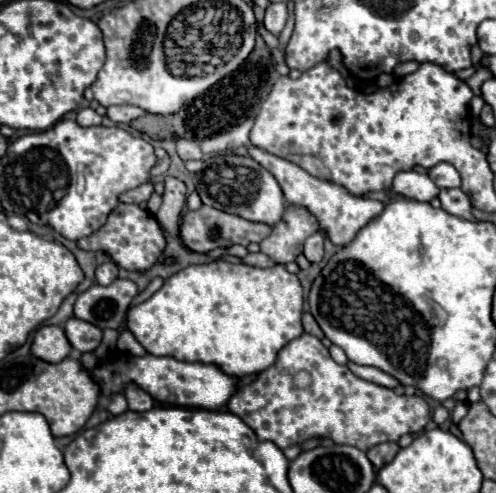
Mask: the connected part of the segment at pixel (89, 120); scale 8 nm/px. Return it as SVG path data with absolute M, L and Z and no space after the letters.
M86 108L86 110L80 110L80 112L78 112L76 122L78 122L80 126L100 126L102 124L102 116L96 114L92 108Z

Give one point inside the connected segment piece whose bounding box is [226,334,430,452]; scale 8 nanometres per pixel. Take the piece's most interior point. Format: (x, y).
(331, 402)

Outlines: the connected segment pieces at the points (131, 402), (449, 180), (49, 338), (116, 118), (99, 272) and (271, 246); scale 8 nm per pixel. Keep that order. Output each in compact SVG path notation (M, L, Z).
M132 384L132 388L128 388L126 392L126 400L128 400L128 408L134 410L134 412L146 412L146 410L152 410L154 408L154 400L150 394L146 394L144 390L136 388Z
M436 164L428 170L428 176L436 182L438 188L460 188L460 174L452 164Z
M42 326L34 334L30 352L36 358L54 364L54 362L60 362L66 356L70 356L72 346L68 344L68 340L64 336L64 330L60 326Z
M126 104L126 106L110 106L108 110L106 110L106 116L114 122L114 124L128 124L130 120L134 120L134 118L138 118L138 116L144 116L146 112L142 110L142 108L136 108L136 106L130 106L130 104Z
M104 262L96 268L96 282L100 286L108 286L118 278L118 266L114 262Z
M288 206L284 218L272 226L272 234L262 240L260 250L278 264L294 262L302 254L304 240L316 230L316 220L304 208Z

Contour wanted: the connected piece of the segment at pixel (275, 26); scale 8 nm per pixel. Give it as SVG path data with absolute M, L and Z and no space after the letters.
M278 2L278 4L270 4L268 8L266 8L266 14L264 14L264 28L270 32L270 34L274 34L274 36L278 36L280 32L282 32L282 18L284 18L284 24L286 24L286 18L288 18L288 14L286 14L286 4L284 2Z

